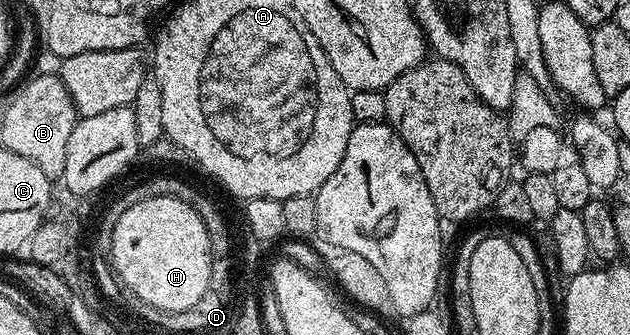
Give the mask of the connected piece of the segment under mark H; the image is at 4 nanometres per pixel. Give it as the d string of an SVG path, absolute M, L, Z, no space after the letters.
M143 200L135 204L126 218L119 221L119 235L109 239L116 256L117 269L120 271L117 281L126 285L125 289L156 309L172 313L190 308L200 300L208 288L209 277L206 274L206 234L201 232L198 218L193 218L179 203Z

